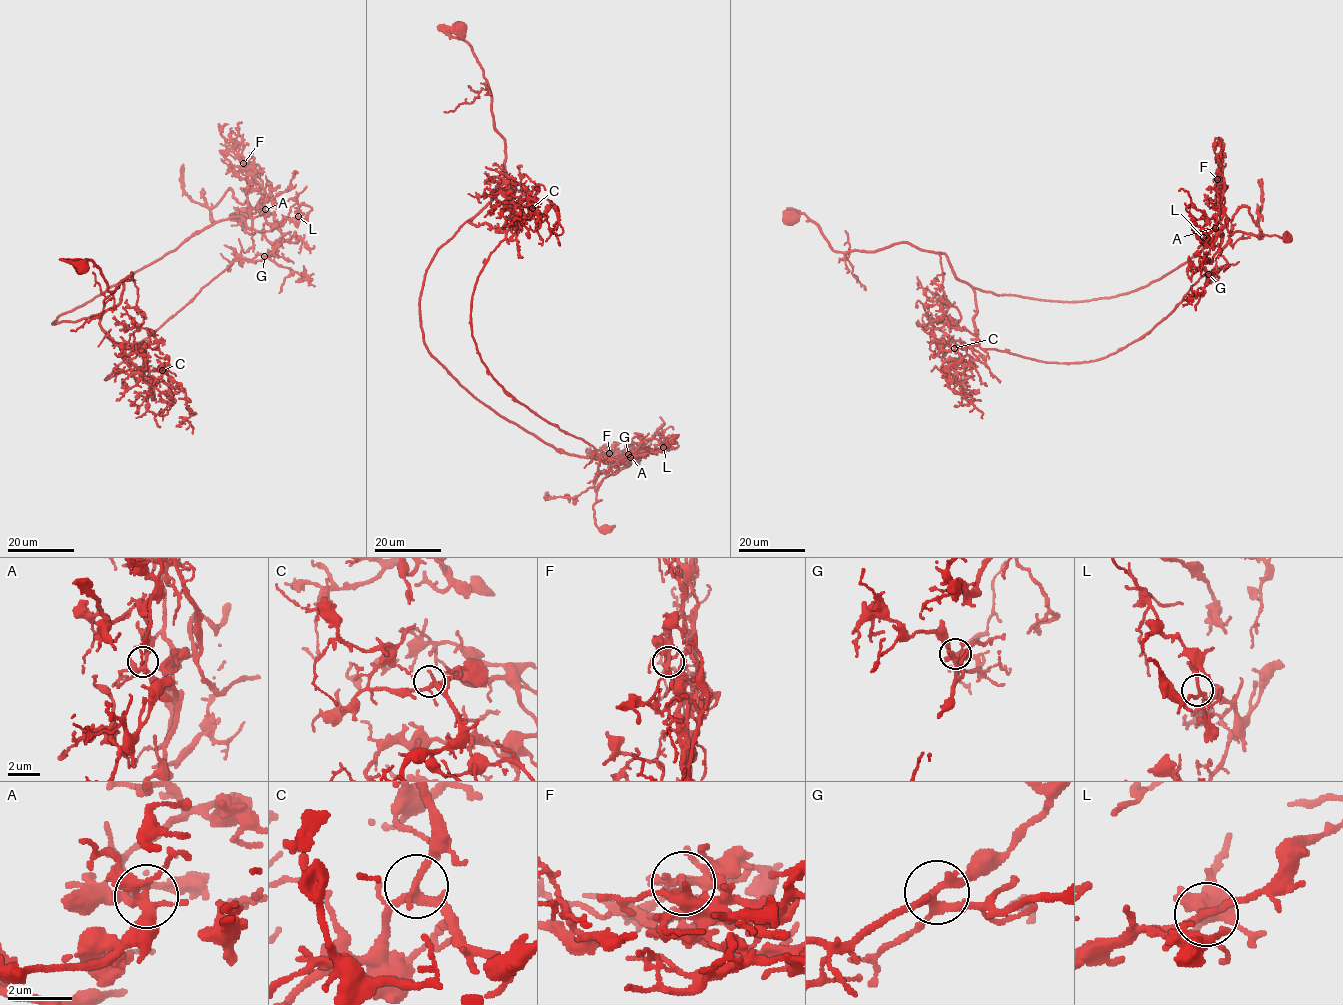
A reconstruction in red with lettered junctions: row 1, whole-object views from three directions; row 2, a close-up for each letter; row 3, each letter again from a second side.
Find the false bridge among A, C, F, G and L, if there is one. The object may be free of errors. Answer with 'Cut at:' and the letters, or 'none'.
Cut at: F

